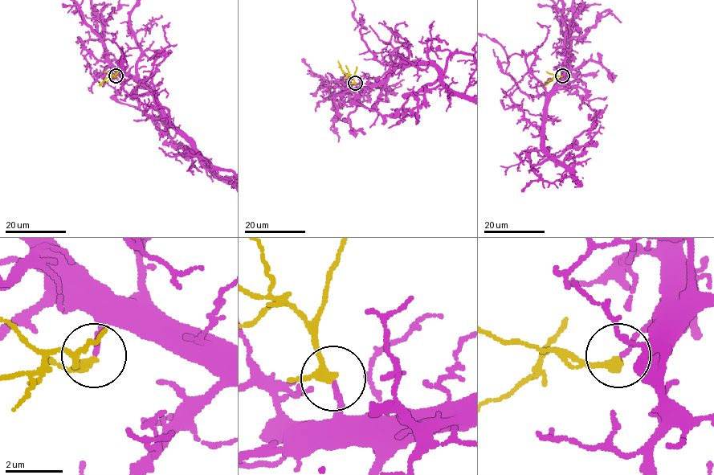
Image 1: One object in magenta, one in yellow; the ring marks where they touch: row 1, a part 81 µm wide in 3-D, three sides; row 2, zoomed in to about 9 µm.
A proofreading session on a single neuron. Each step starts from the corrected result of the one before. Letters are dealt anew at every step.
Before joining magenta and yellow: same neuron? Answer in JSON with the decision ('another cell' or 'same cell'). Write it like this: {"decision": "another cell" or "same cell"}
{"decision": "same cell"}

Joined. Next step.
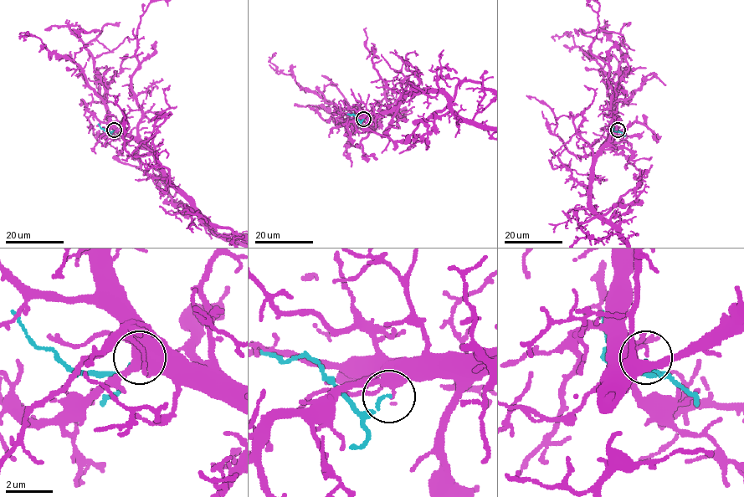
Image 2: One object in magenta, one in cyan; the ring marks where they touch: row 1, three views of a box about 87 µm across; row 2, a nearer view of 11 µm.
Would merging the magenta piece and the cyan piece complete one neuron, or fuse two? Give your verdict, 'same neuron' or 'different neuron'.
different neuron

